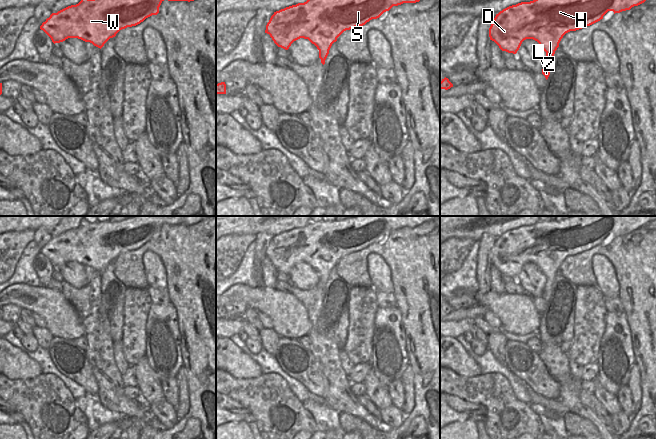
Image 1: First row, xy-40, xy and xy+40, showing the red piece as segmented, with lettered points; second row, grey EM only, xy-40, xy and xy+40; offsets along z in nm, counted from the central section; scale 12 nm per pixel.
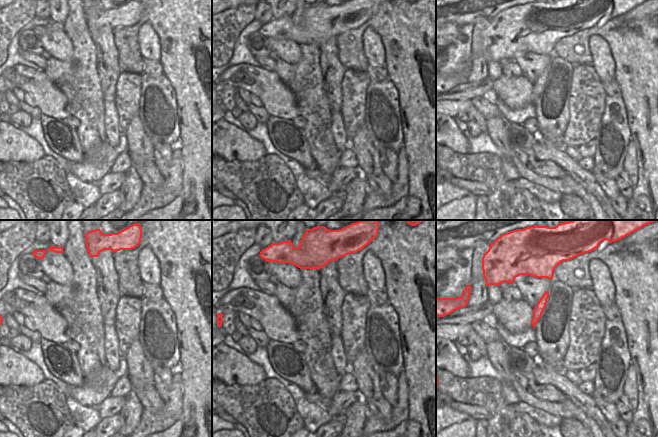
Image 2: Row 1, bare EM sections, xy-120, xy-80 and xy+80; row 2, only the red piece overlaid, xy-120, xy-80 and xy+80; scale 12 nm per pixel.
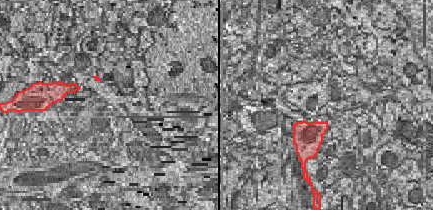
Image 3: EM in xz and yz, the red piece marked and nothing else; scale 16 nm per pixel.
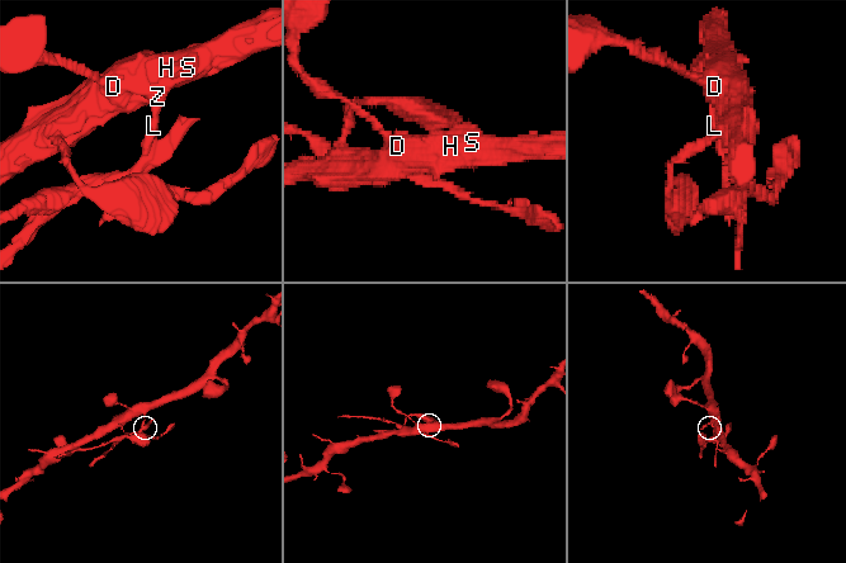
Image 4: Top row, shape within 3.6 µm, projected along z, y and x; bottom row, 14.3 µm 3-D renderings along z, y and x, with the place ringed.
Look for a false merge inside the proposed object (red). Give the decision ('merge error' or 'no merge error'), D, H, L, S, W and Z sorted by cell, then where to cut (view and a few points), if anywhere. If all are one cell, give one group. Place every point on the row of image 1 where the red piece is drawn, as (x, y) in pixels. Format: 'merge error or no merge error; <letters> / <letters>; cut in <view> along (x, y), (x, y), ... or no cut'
merge error; D H S W Z / L; cut in xy+40 along (551, 57), (548, 56), (546, 58)

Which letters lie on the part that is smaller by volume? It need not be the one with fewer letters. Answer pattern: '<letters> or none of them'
L

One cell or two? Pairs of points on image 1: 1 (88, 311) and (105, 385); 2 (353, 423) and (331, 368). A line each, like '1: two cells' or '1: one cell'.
1: one cell
2: two cells

